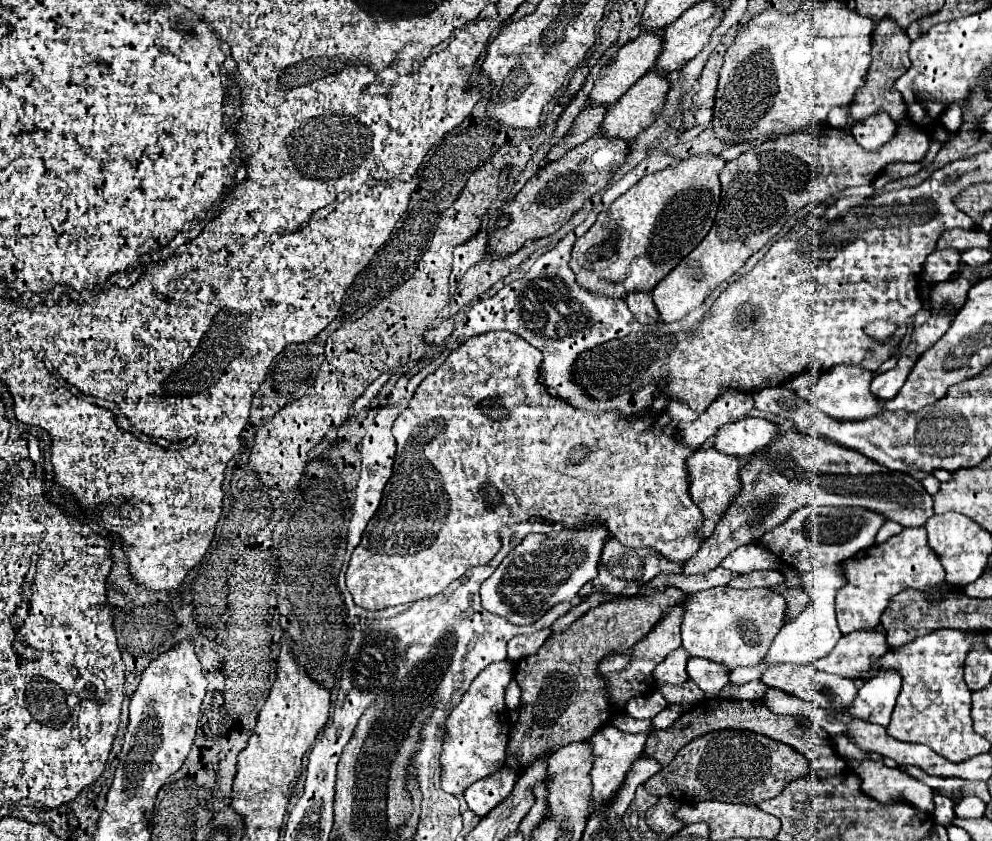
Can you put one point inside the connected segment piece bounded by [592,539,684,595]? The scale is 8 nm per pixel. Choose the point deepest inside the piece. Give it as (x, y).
(622, 570)

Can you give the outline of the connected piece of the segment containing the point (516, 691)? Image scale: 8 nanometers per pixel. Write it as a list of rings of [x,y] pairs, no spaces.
[[[512,677],[512,681],[510,681],[510,685],[506,687],[505,703],[507,709],[516,709],[516,707],[520,705],[520,688],[516,685],[514,677]]]

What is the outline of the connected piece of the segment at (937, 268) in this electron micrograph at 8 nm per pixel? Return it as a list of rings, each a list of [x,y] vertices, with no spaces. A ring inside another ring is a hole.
[[[944,249],[944,251],[934,251],[930,257],[926,257],[922,277],[926,277],[926,285],[936,285],[938,281],[946,281],[960,263],[960,253],[954,249]]]

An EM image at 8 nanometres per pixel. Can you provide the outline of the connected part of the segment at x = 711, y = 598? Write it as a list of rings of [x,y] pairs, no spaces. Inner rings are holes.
[[[728,585],[698,591],[688,597],[684,607],[682,647],[688,657],[704,657],[724,665],[728,671],[736,667],[762,665],[776,633],[786,623],[786,601],[770,589],[732,589]]]

